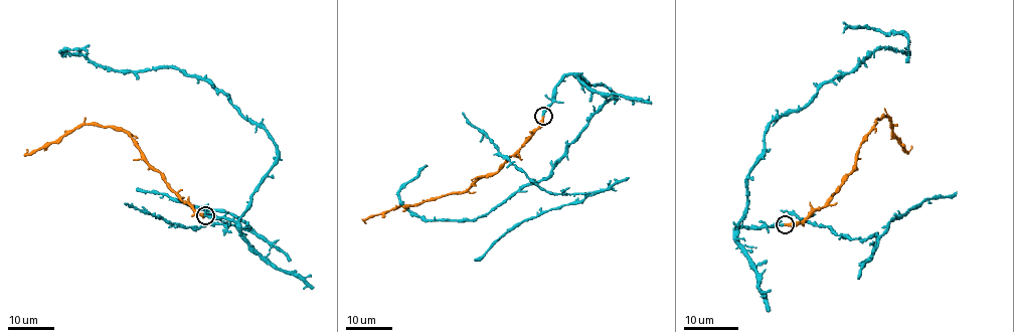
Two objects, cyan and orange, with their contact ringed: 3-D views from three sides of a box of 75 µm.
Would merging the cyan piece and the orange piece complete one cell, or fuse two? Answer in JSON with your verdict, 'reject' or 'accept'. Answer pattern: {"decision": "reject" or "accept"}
{"decision": "accept"}

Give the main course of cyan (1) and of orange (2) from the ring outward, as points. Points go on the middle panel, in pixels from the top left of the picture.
1: (543, 115), (565, 74), (615, 96), (546, 177), (472, 219), (423, 219), (402, 203), (398, 191), (427, 164)
2: (543, 116), (538, 128), (496, 173), (485, 175), (461, 192), (396, 206), (364, 222)

